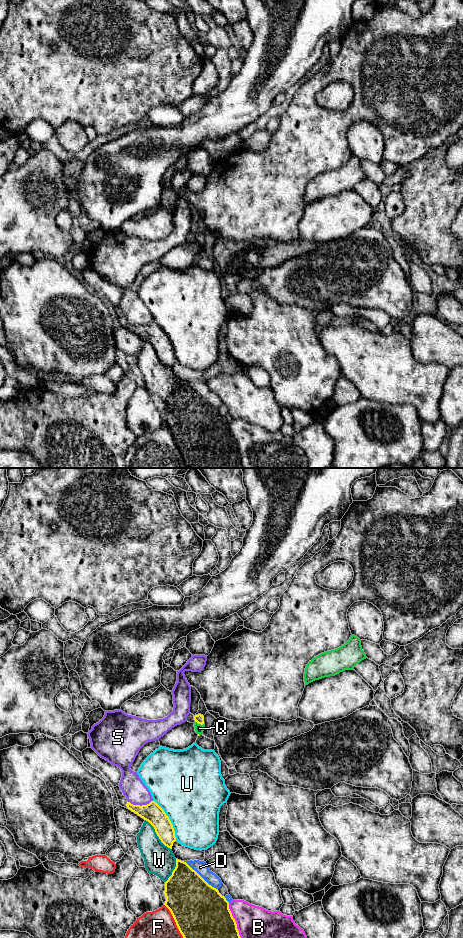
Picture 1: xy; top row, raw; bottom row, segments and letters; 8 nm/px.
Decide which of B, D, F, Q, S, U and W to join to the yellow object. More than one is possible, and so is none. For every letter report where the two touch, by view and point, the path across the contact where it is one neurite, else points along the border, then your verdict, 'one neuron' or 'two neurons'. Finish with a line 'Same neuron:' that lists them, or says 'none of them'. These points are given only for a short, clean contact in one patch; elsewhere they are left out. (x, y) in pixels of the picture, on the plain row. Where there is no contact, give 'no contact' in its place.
B: xy (236, 445) | two neurons
D: xy (199, 395) | two neurons
F: xy (177, 446) | two neurons
Q: xy (200, 243) | two neurons
S: xy (139, 325) | two neurons
U: xy (169, 340) | two neurons
W: xy (157, 355) | two neurons
Same neuron: none of them

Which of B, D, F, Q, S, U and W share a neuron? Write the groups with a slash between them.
B / D / F / Q / S / U / W

